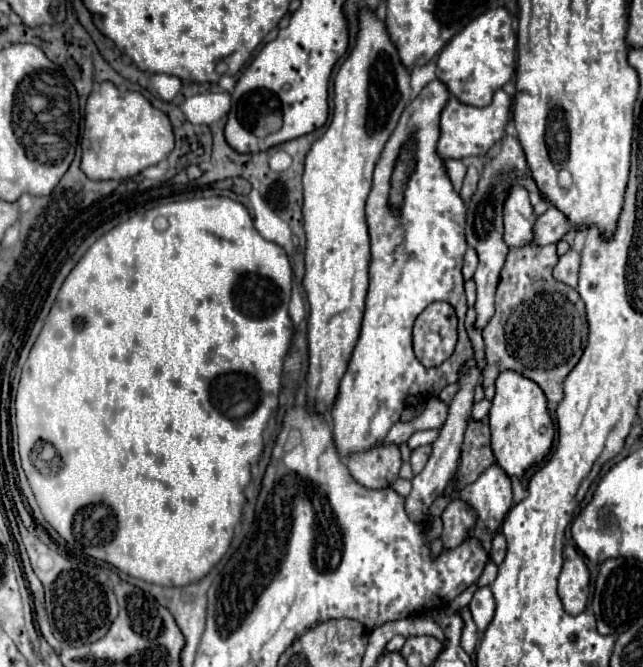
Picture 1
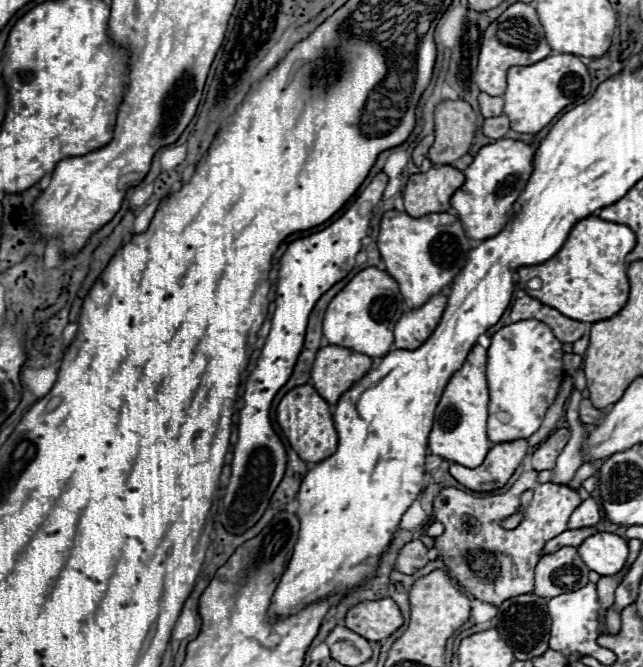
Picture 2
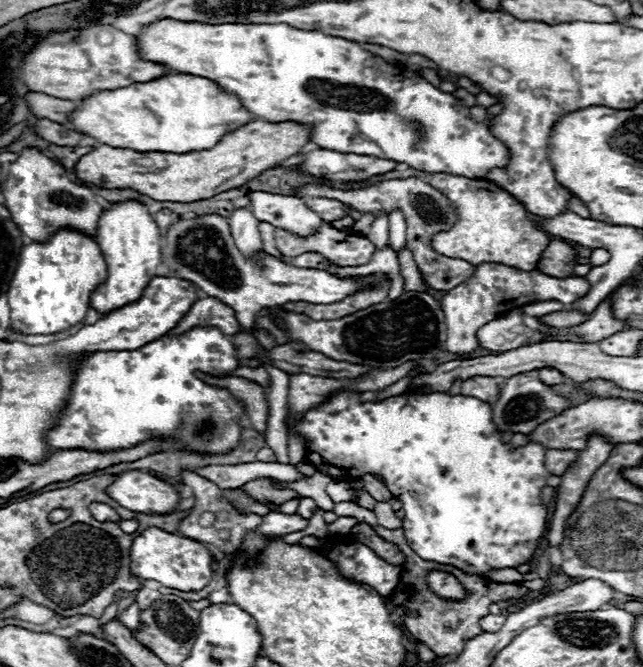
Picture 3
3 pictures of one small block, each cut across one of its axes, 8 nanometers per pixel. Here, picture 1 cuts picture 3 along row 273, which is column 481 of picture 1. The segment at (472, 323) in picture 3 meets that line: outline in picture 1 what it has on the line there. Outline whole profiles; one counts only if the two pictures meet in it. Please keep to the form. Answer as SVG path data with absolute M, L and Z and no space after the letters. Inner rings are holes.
M492 464L474 484L468 484L460 492L460 498L478 512L478 524L468 536L478 536L488 552L494 534L500 530L502 520L512 506L510 478L498 464Z

